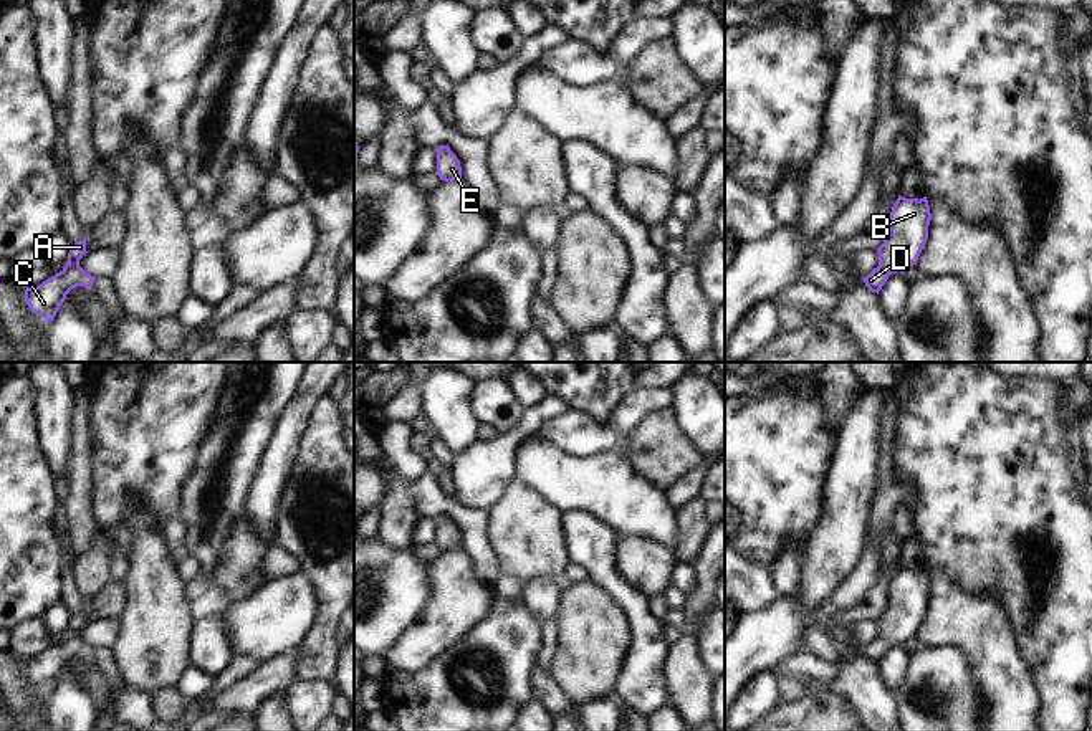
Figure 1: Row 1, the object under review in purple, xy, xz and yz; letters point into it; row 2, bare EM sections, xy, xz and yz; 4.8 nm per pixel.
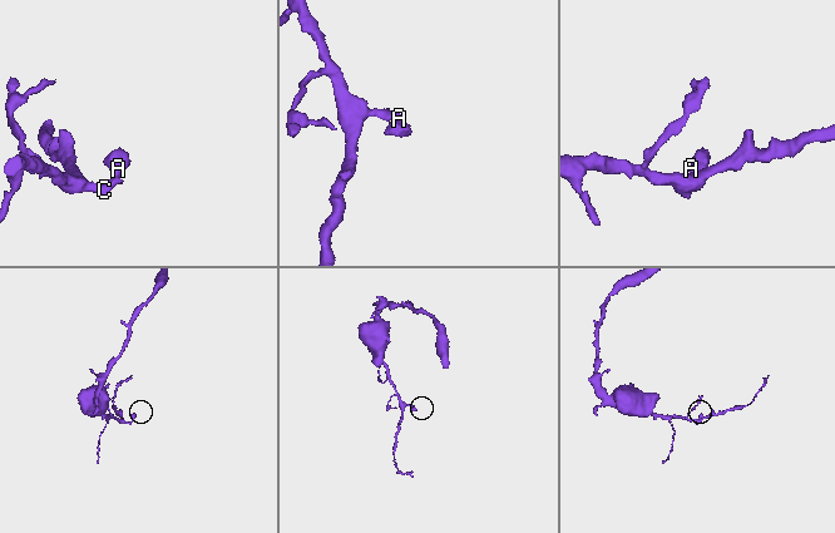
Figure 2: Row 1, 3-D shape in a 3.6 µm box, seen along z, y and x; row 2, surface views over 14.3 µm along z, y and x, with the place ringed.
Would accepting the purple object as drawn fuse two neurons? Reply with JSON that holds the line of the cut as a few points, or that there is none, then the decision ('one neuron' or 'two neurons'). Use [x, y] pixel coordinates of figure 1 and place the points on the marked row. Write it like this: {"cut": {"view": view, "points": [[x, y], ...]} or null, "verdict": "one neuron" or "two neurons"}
{"cut": null, "verdict": "one neuron"}

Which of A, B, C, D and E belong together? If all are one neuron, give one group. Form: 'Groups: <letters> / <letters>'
Groups: A B C D E

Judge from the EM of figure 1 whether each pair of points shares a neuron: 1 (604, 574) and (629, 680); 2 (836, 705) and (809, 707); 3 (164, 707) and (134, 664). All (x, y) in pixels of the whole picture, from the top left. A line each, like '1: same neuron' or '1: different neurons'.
1: same neuron
2: same neuron
3: different neurons

